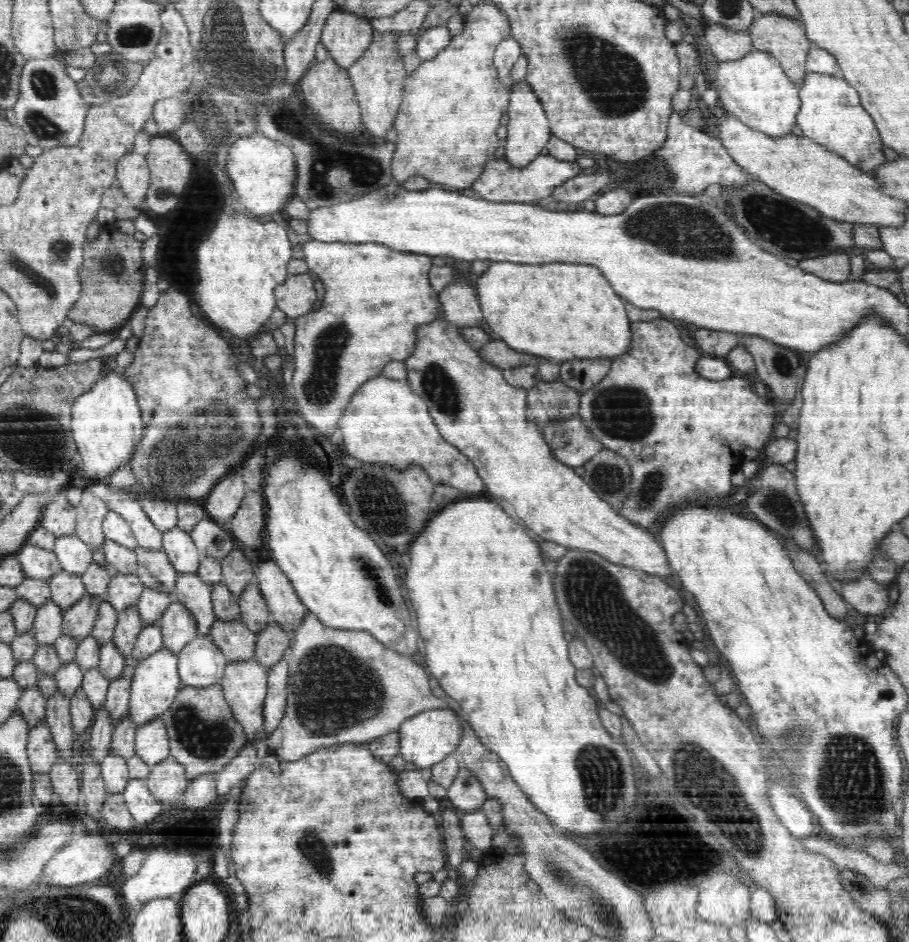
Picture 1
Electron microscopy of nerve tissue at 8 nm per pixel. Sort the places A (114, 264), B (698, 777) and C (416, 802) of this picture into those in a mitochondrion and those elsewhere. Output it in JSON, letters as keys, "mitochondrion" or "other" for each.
{"A":"mitochondrion","B":"mitochondrion","C":"other"}

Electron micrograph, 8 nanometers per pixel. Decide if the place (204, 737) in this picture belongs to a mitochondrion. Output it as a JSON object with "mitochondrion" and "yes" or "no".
{"mitochondrion":"yes"}

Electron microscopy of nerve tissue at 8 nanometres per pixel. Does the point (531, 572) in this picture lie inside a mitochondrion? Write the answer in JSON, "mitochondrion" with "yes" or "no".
{"mitochondrion":"no"}

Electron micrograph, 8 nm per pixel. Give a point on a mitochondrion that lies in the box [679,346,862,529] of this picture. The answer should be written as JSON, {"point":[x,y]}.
{"point":[783,364]}

